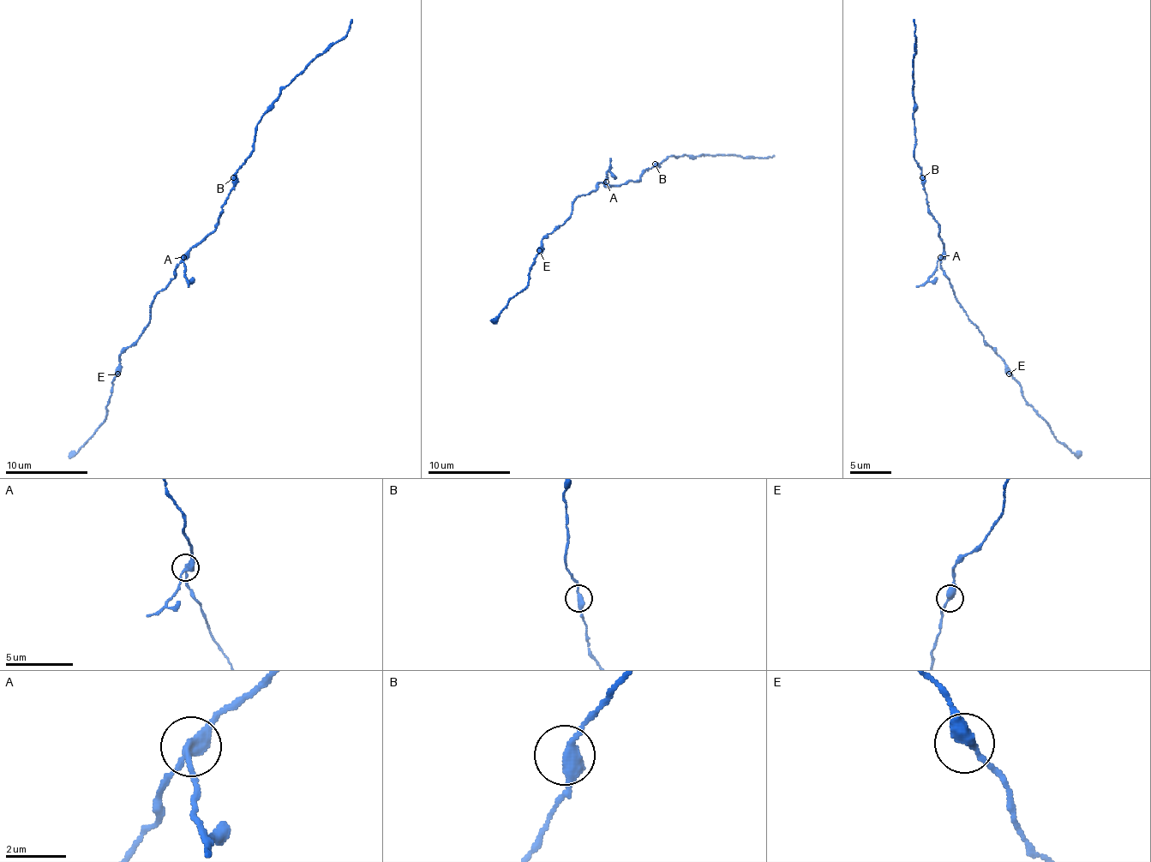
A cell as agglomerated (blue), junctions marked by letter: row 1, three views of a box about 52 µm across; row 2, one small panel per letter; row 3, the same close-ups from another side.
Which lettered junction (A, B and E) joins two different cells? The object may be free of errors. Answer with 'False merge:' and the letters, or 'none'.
False merge: A

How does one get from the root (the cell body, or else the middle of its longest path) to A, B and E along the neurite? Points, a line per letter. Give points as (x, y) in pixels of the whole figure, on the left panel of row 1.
A: (194, 248), (183, 256)
B: (194, 248), (214, 230), (222, 205), (233, 186), (233, 177)
E: (194, 248), (176, 266), (175, 277), (154, 297), (150, 306), (150, 322), (119, 356), (117, 374)

